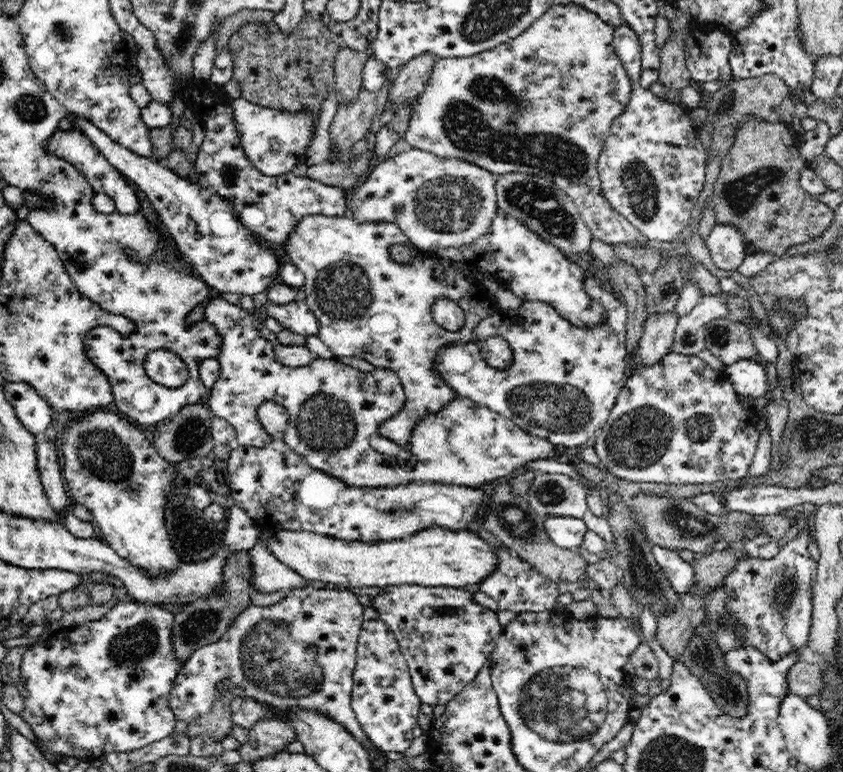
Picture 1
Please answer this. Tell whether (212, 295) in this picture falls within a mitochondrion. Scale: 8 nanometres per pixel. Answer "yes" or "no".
no

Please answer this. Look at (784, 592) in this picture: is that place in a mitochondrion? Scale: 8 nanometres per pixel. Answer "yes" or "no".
yes

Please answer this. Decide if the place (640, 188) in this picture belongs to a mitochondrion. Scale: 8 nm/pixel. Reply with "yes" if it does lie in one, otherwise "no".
yes

